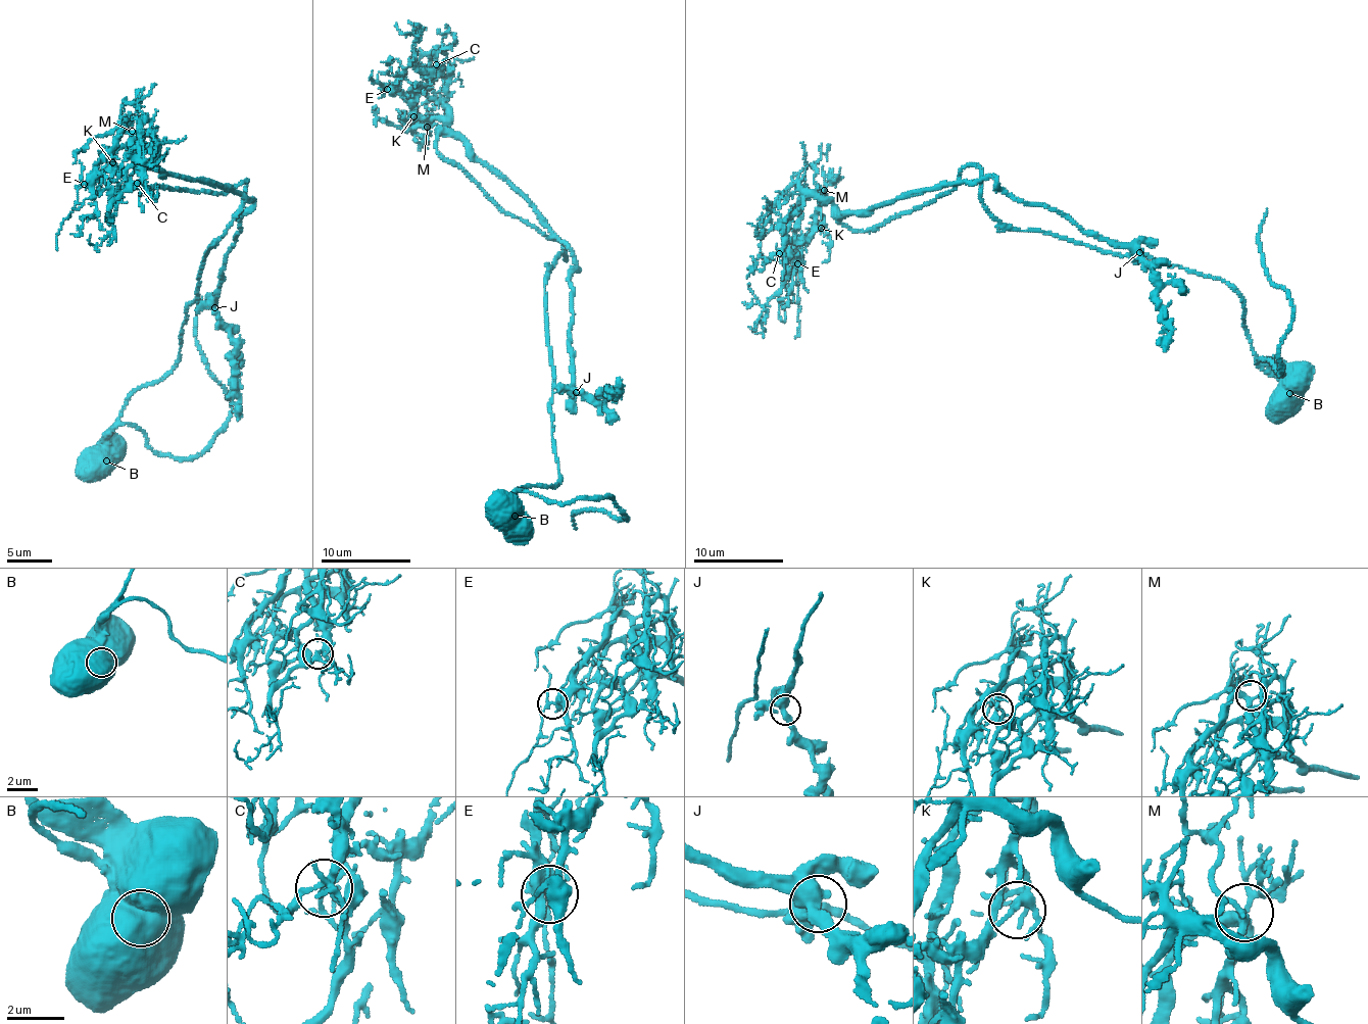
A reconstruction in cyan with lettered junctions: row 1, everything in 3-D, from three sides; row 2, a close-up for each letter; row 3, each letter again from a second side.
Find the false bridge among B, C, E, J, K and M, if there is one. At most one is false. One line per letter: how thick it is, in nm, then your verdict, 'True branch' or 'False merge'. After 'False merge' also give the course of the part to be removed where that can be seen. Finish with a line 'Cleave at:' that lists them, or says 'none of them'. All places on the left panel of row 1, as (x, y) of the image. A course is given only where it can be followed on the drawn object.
B: Thickness 1500 nm. False merge. Course of the part to remove: (107, 460), (119, 423), (139, 427), (153, 451), (194, 458), (227, 420), (232, 403), (196, 338), (202, 296)
C: Thickness 200 nm. True branch
E: Thickness 360 nm. True branch
J: Thickness 420 nm. True branch
K: Thickness 260 nm. True branch
M: Thickness 280 nm. True branch
Cleave at: B

